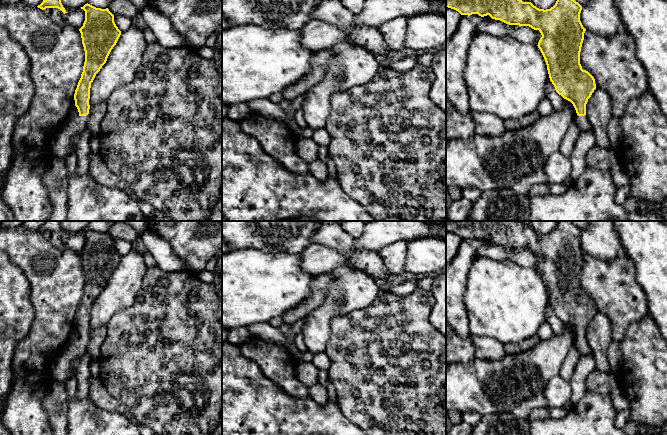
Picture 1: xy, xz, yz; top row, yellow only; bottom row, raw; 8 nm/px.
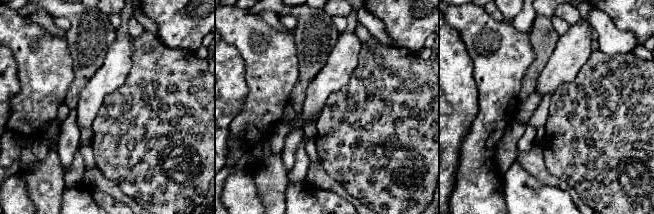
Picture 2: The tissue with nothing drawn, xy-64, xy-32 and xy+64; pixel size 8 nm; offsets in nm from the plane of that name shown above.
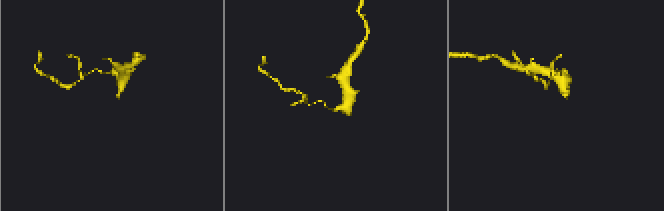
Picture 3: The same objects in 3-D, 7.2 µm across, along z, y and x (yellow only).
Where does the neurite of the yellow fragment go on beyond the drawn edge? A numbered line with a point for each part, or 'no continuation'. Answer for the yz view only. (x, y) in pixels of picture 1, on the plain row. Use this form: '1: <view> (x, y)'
1: yz (582, 346)

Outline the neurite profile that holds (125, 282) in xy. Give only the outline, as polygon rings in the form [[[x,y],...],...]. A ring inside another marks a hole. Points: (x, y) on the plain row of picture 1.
[[[138,251],[121,256],[106,287],[96,298],[90,312],[90,331],[107,325],[111,317],[135,301],[148,268]]]

